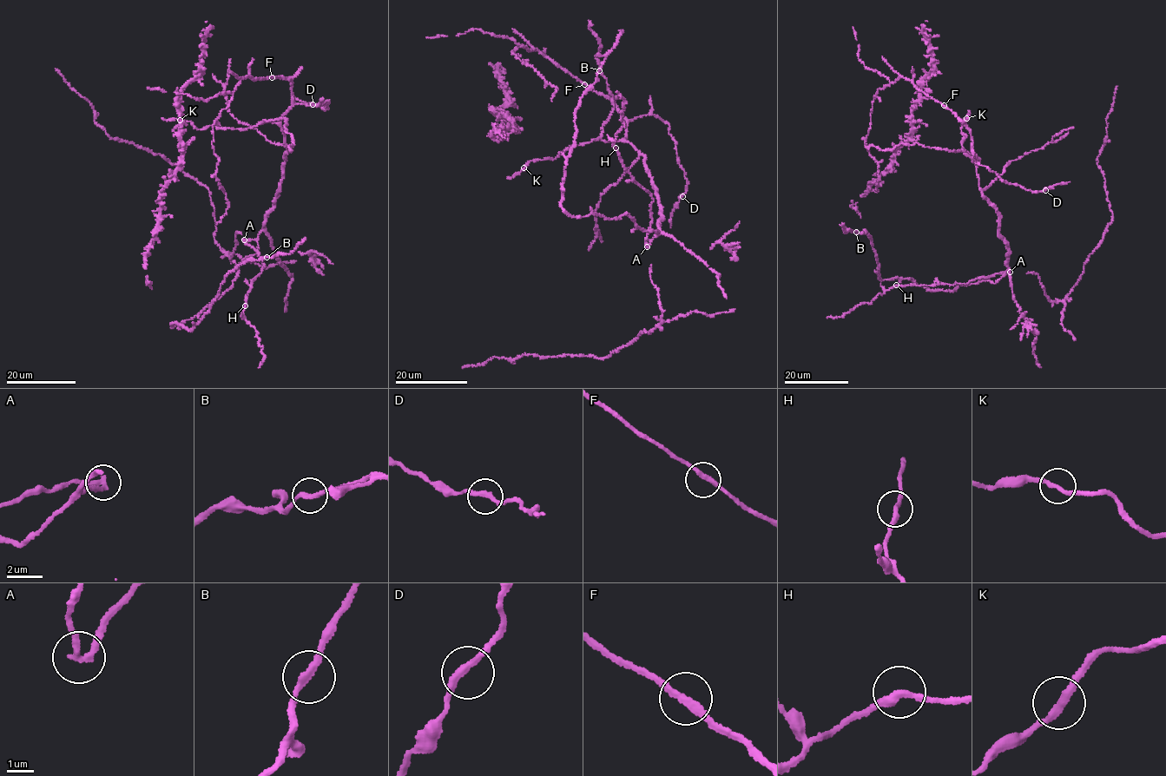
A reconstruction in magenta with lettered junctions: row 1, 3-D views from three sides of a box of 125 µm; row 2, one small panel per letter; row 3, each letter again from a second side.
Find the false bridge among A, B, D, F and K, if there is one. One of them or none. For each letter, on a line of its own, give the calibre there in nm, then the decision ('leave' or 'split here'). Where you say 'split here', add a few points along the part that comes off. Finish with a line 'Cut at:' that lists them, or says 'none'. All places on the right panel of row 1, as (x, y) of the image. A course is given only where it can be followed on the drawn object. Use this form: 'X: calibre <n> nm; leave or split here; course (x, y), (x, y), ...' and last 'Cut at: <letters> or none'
A: calibre 260 nm; split here; course (1009, 272), (969, 280), (966, 284), (894, 286), (878, 294), (871, 303), (860, 304), (840, 317), (827, 318)
B: calibre 260 nm; leave
D: calibre 280 nm; leave
F: calibre 280 nm; leave
K: calibre 260 nm; leave
Cut at: A

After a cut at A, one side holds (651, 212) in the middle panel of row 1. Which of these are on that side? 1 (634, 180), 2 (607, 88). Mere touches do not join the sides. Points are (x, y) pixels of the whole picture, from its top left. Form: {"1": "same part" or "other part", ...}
{"1": "same part", "2": "other part"}

